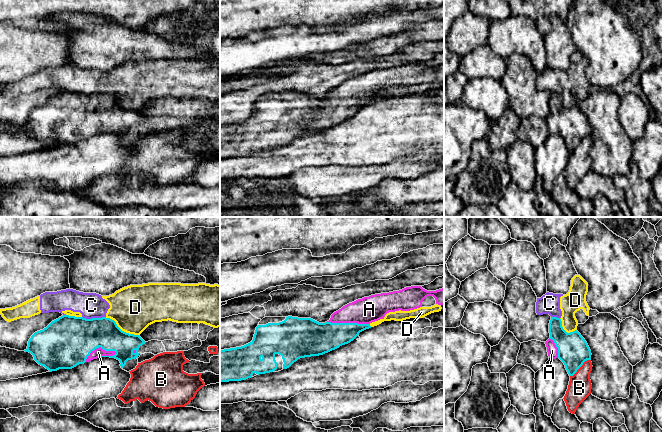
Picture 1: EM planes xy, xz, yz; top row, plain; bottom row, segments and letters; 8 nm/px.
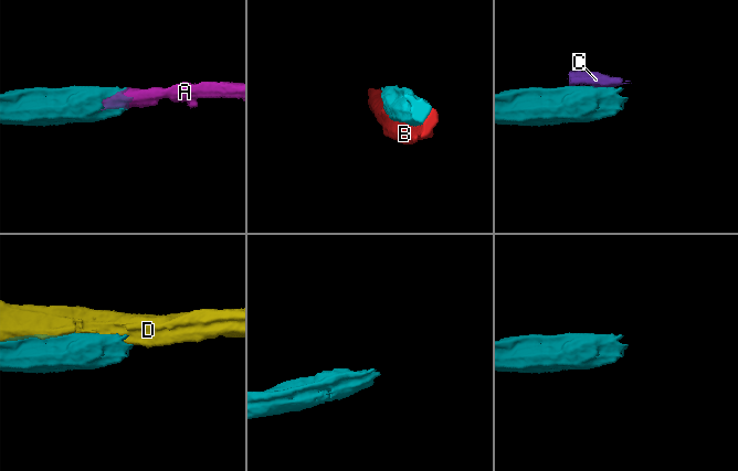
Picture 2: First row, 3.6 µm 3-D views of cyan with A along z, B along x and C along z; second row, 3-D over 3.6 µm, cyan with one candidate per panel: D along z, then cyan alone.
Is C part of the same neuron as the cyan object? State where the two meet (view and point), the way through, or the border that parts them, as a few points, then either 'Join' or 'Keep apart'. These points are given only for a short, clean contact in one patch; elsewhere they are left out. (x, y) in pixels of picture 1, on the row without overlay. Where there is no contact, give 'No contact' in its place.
Touches cyan at xy (94, 94). Keep apart

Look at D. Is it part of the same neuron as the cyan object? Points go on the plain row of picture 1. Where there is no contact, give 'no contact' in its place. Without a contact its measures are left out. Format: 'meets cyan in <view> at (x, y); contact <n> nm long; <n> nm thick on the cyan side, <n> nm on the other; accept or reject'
meets cyan in xy at (120, 105); contact 300 nm long; 260 nm thick on the cyan side, 360 nm on the other; reject

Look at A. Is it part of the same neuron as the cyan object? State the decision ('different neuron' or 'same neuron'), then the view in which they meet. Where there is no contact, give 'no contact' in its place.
same neuron; contact in xy

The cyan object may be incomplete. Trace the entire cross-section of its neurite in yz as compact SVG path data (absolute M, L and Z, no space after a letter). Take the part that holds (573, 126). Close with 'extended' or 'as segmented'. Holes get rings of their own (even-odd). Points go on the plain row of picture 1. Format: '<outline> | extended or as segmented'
M551 93L549 109L550 114L545 118L548 132L559 134L569 152L573 152L585 137L591 136L591 126L585 115L577 106L567 109L560 94Z | extended

